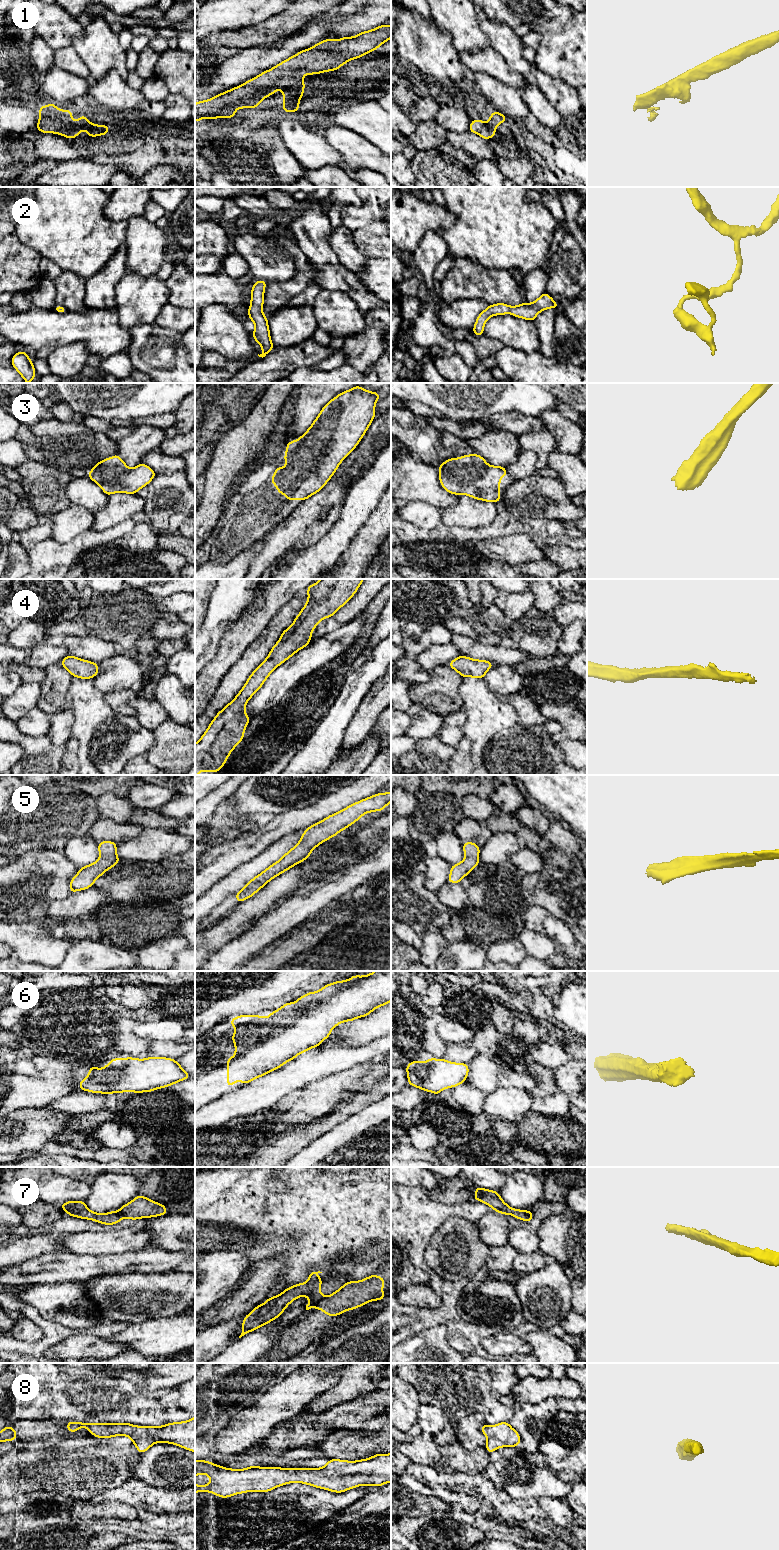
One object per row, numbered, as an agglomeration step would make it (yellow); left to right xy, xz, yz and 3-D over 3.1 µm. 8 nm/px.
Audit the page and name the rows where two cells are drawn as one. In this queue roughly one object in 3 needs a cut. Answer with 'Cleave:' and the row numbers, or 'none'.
Cleave: 7

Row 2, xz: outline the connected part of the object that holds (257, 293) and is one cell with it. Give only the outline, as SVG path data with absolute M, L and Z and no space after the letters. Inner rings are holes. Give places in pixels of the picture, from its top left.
M259 280L254 283L250 297L252 304L248 308L248 318L255 324L255 330L252 336L262 347L263 353L260 355L258 354L258 356L262 358L274 349L270 337L267 316L262 313L266 283L265 280Z

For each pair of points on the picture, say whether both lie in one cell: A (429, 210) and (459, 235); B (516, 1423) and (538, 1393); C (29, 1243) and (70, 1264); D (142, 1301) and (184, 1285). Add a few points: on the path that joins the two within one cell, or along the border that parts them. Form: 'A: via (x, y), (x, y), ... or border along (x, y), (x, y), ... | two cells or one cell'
A: border along (445, 205), (456, 216), (456, 222), (436, 232) | two cells
B: border along (554, 1397), (522, 1405) | two cells
C: border along (59, 1250), (44, 1252), (24, 1261) | two cells
D: via (152, 1295), (165, 1295), (174, 1292) | one cell

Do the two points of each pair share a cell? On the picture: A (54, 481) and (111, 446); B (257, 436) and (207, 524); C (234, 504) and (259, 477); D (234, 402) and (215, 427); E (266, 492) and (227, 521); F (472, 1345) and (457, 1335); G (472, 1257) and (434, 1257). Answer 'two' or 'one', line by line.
A: two
B: one
C: one
D: one
E: one
F: one
G: one

